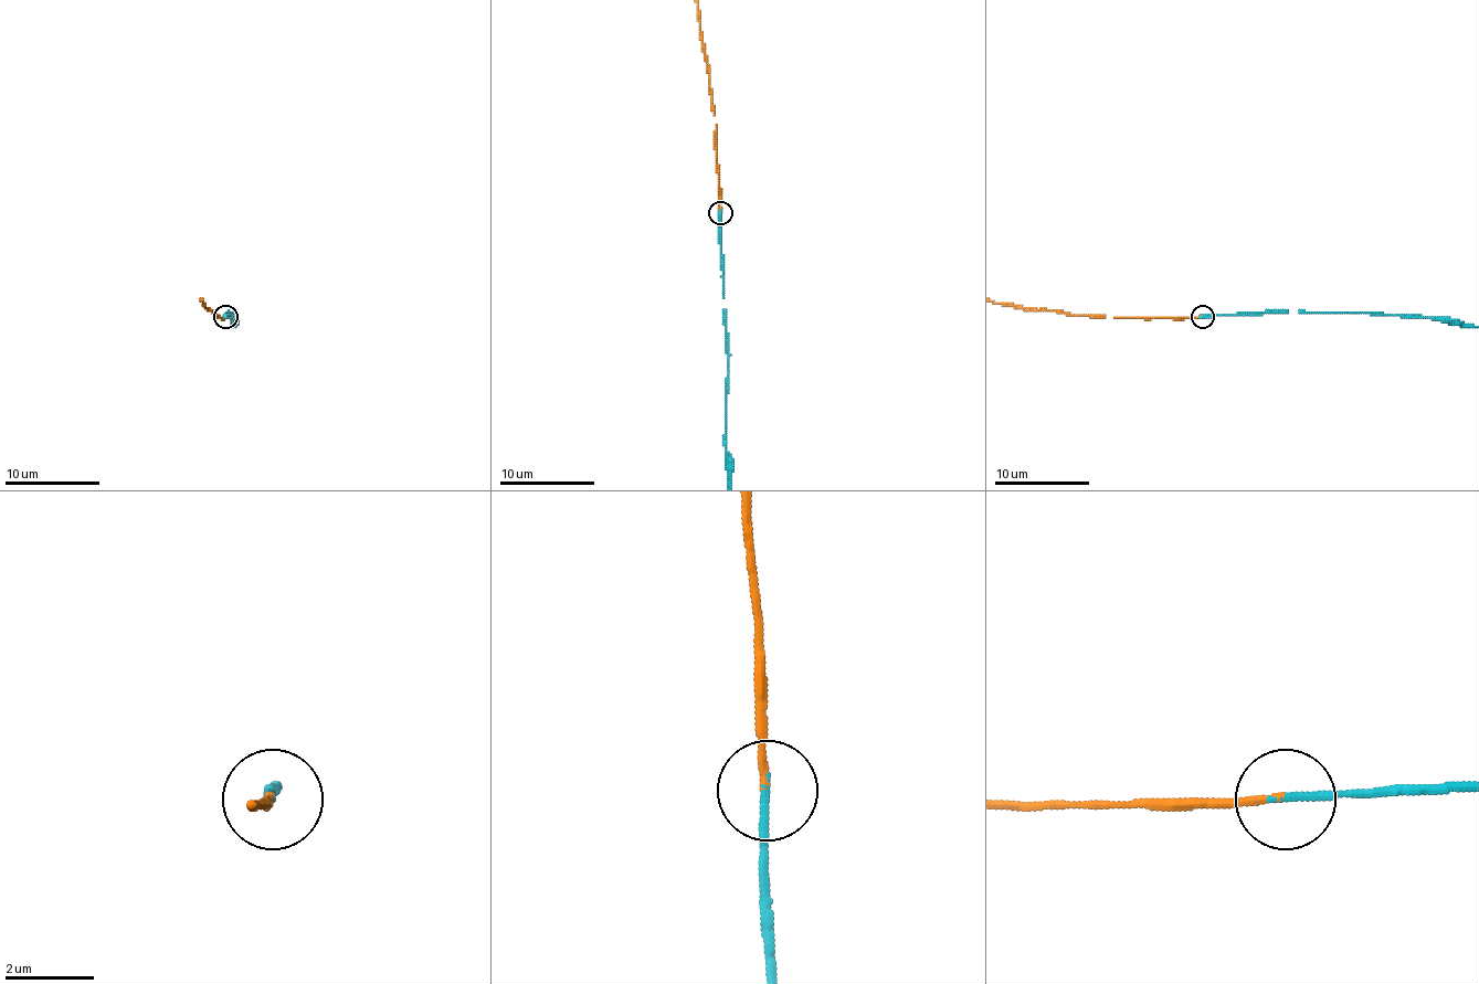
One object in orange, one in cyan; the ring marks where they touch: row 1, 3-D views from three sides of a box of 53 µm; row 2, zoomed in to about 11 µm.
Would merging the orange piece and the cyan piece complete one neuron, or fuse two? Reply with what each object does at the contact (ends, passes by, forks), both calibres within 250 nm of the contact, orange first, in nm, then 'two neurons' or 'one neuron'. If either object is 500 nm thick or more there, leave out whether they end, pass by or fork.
orange ends | cyan ends | 170/160 nm | one neuron

